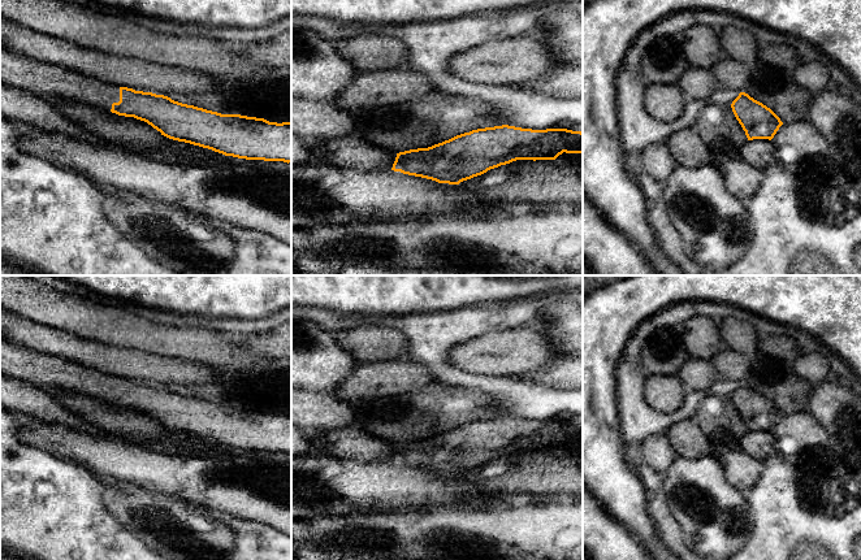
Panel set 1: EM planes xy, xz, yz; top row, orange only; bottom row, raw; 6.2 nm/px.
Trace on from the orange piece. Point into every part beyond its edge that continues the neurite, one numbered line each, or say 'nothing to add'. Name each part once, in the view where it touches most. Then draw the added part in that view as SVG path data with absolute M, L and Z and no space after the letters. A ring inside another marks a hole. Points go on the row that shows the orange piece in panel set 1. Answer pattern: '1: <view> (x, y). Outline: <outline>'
1: xy (18, 70). Outline: M0 47L0 83L42 97L56 95L111 110L120 101L120 86L75 70L38 61Z

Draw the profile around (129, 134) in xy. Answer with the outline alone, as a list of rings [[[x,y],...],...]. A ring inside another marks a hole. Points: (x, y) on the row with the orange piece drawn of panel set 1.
[[[51,95],[46,100],[65,118],[103,140],[107,146],[140,153],[152,149],[163,152],[191,151],[200,157],[215,151],[164,136],[144,121],[112,113],[100,107],[87,105]]]

